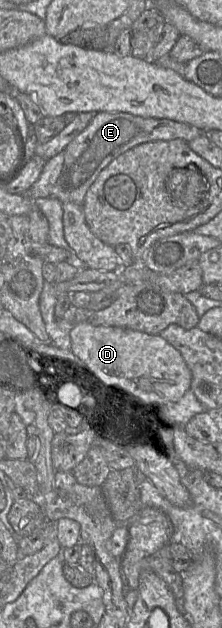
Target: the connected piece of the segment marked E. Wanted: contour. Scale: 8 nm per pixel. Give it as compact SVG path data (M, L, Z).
M125 112L95 113L89 125L64 149L63 168L51 196L62 203L83 205L86 193L99 173L121 154L152 141L182 139L189 142L203 133L195 126L170 119L145 118Z

